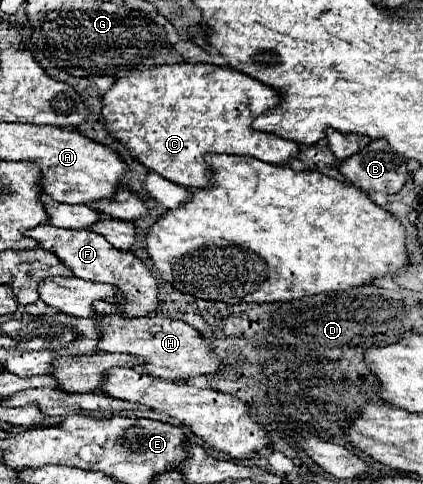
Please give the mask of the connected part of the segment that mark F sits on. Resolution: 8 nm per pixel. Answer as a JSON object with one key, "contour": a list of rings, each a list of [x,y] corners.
{"contour":[[[40,224],[36,228],[30,228],[24,232],[24,236],[34,238],[38,244],[42,244],[44,250],[50,250],[58,256],[58,260],[72,270],[76,278],[92,280],[92,282],[106,282],[118,288],[122,300],[110,300],[120,306],[120,312],[124,316],[144,316],[146,312],[154,312],[158,308],[158,286],[156,278],[148,272],[148,268],[132,254],[114,248],[106,242],[104,236],[88,232],[88,230],[64,230],[50,224]]]}

